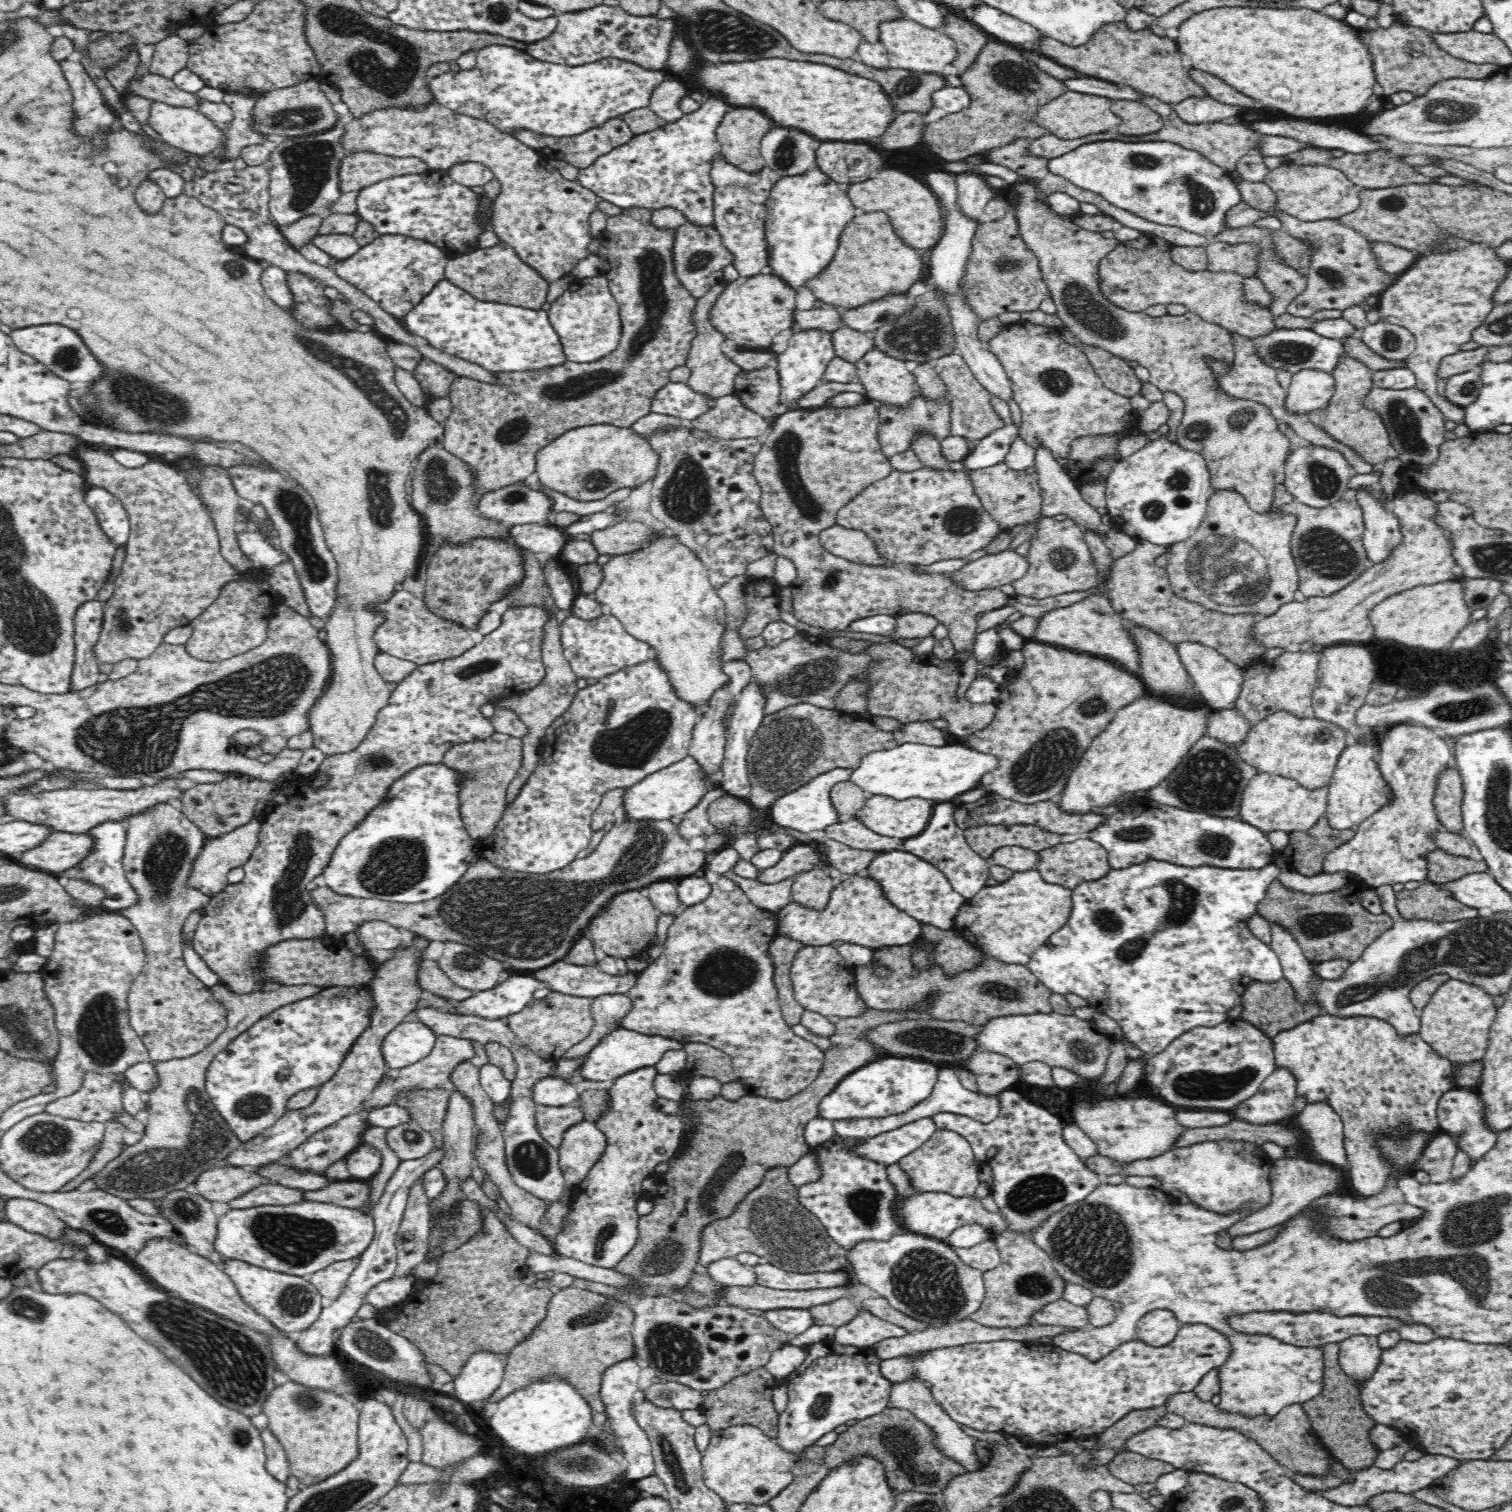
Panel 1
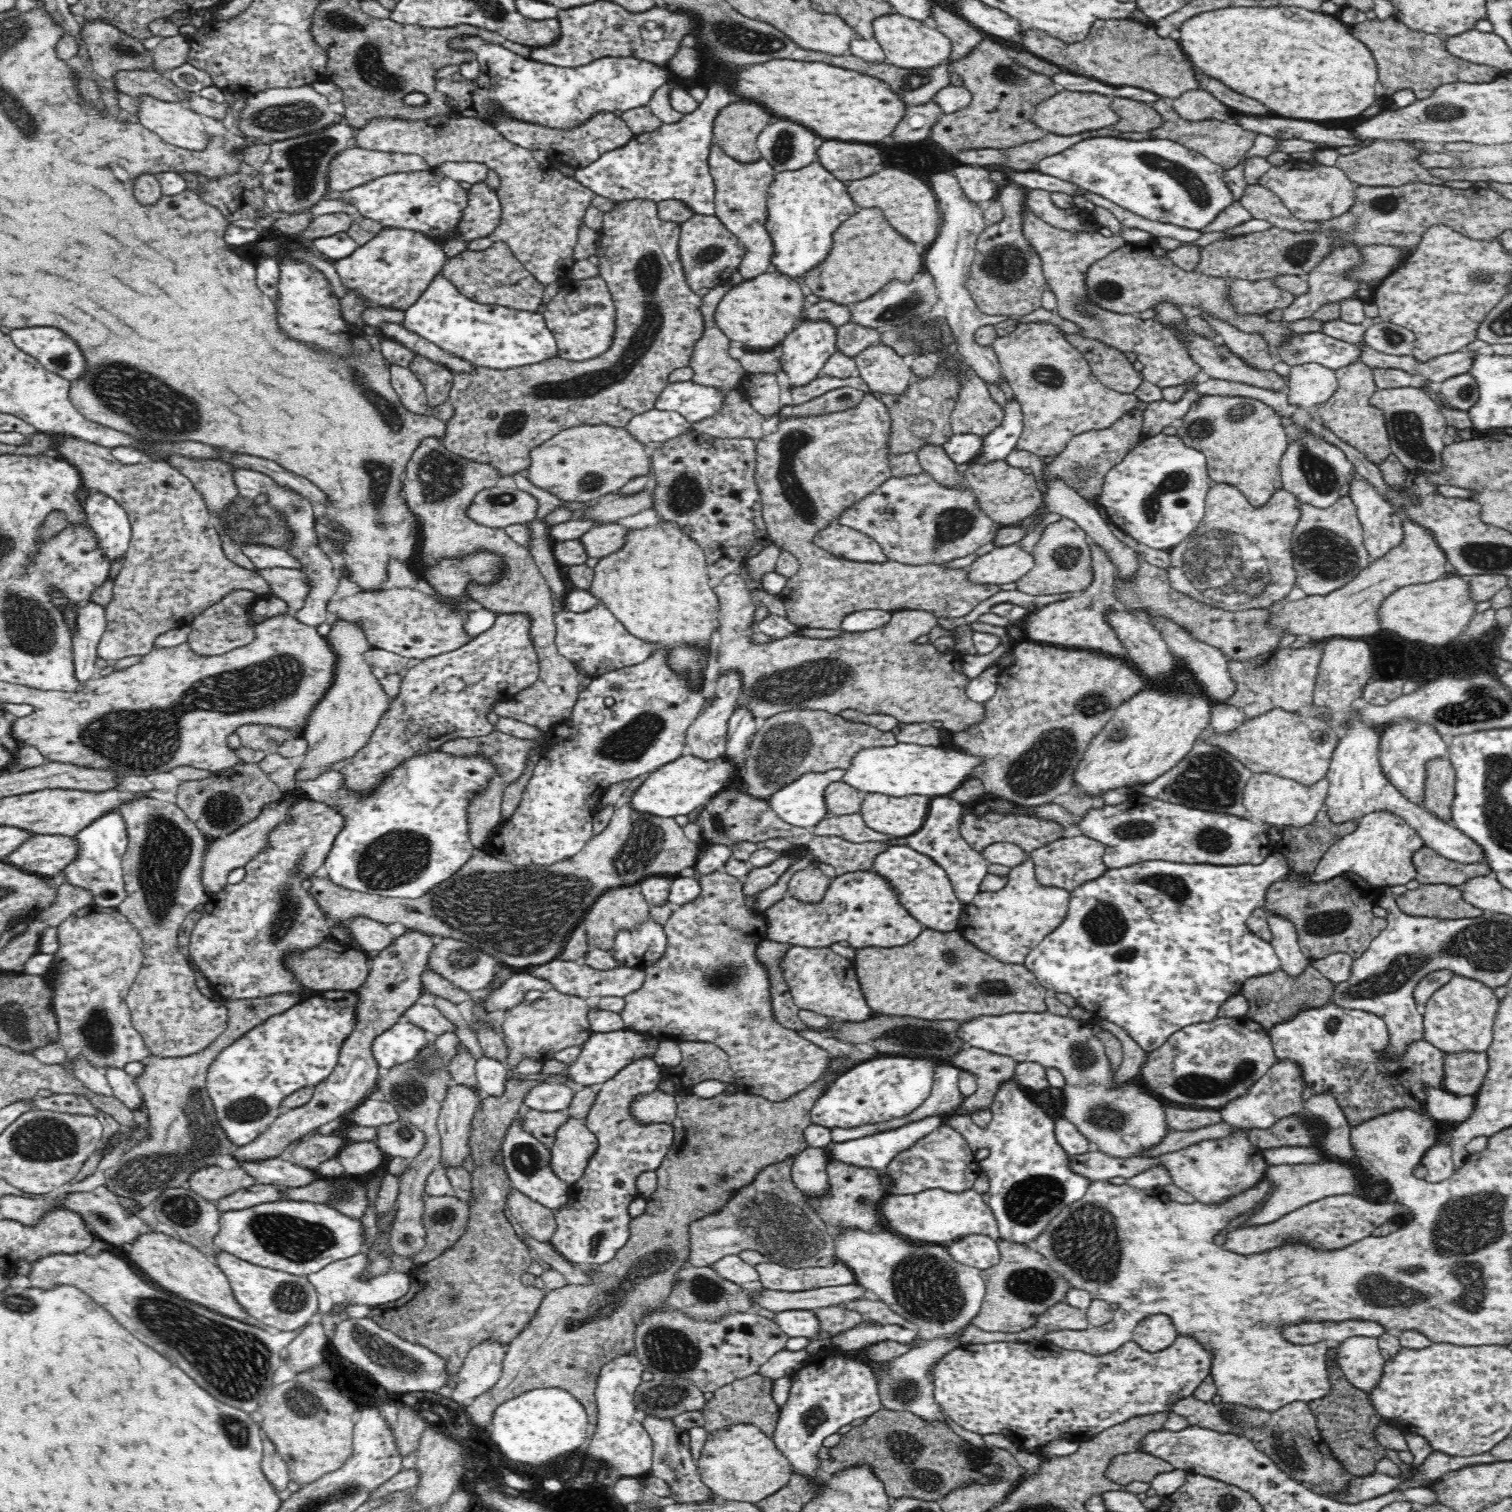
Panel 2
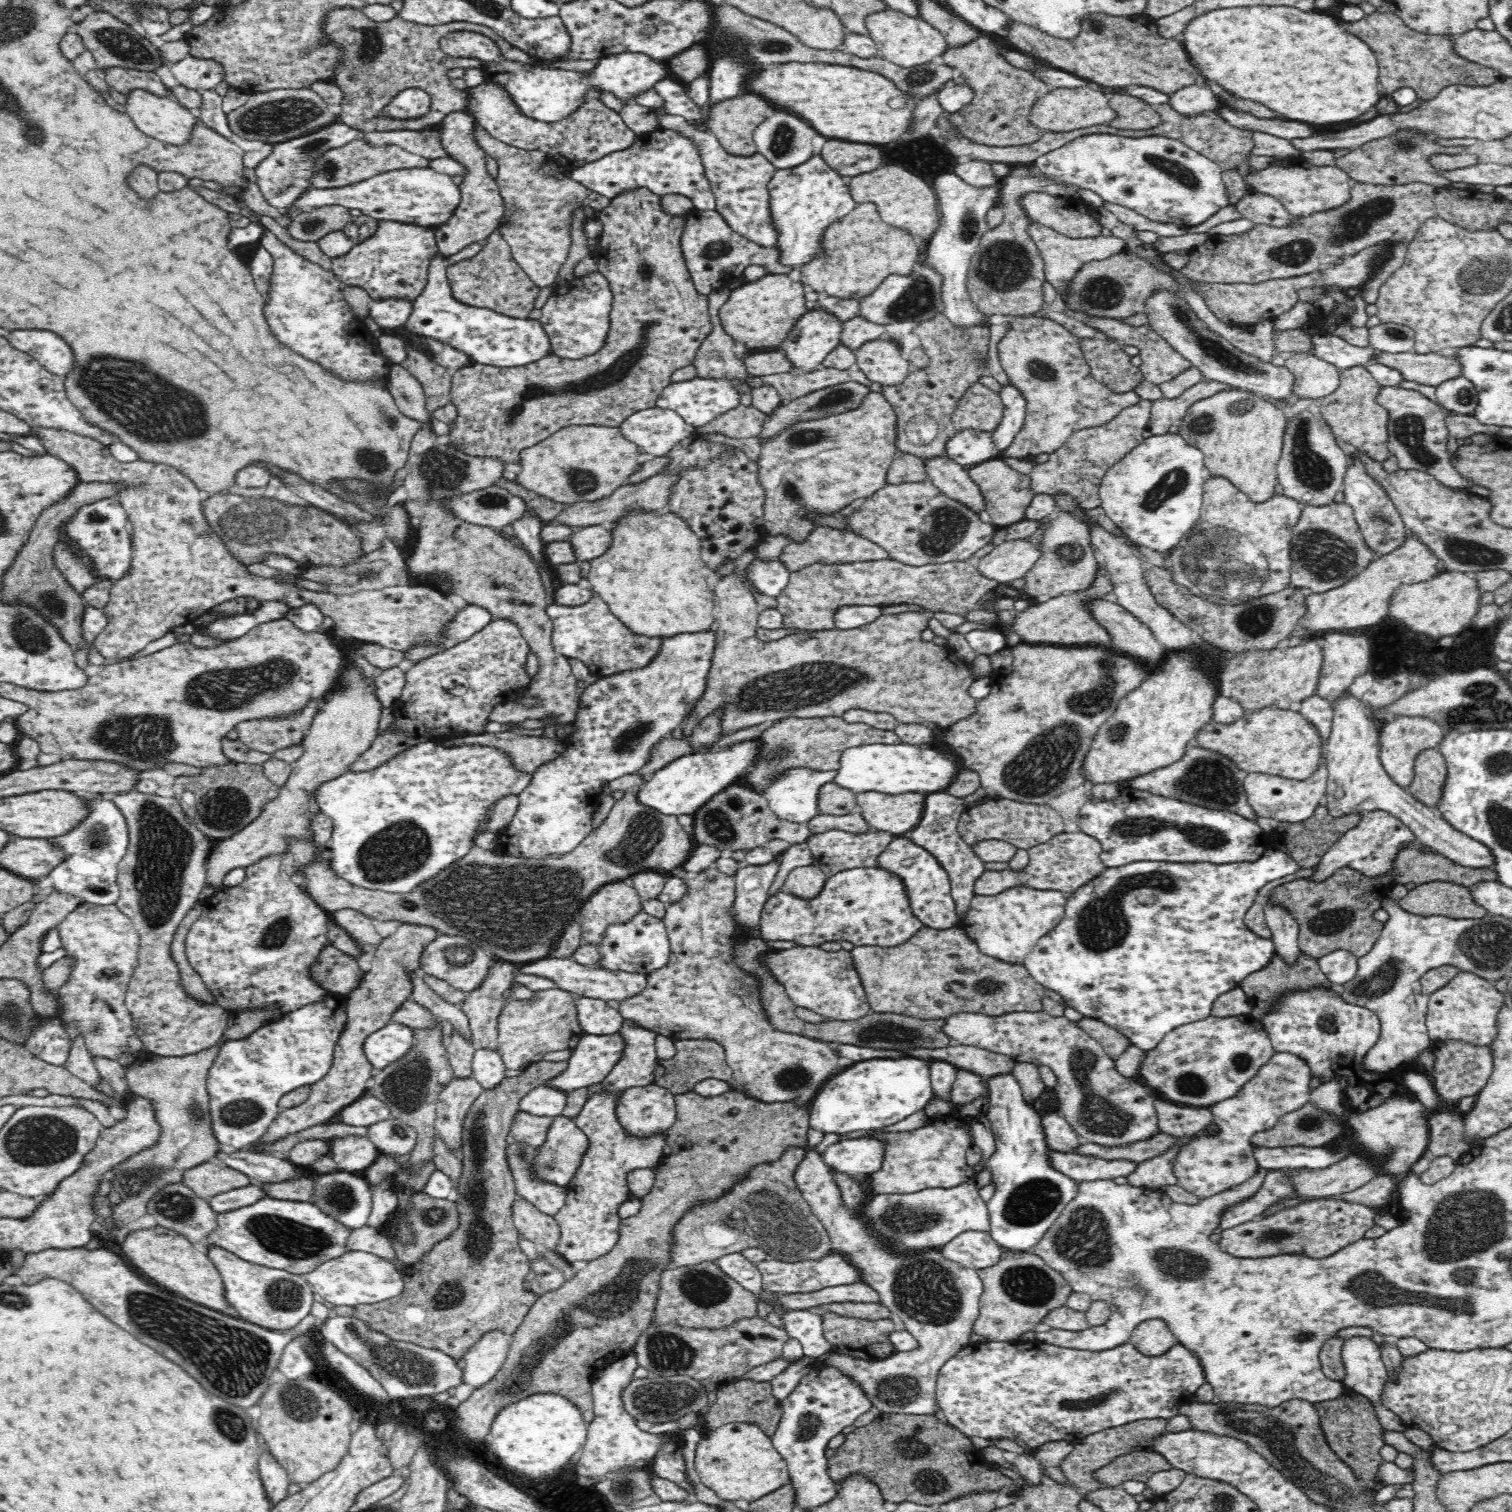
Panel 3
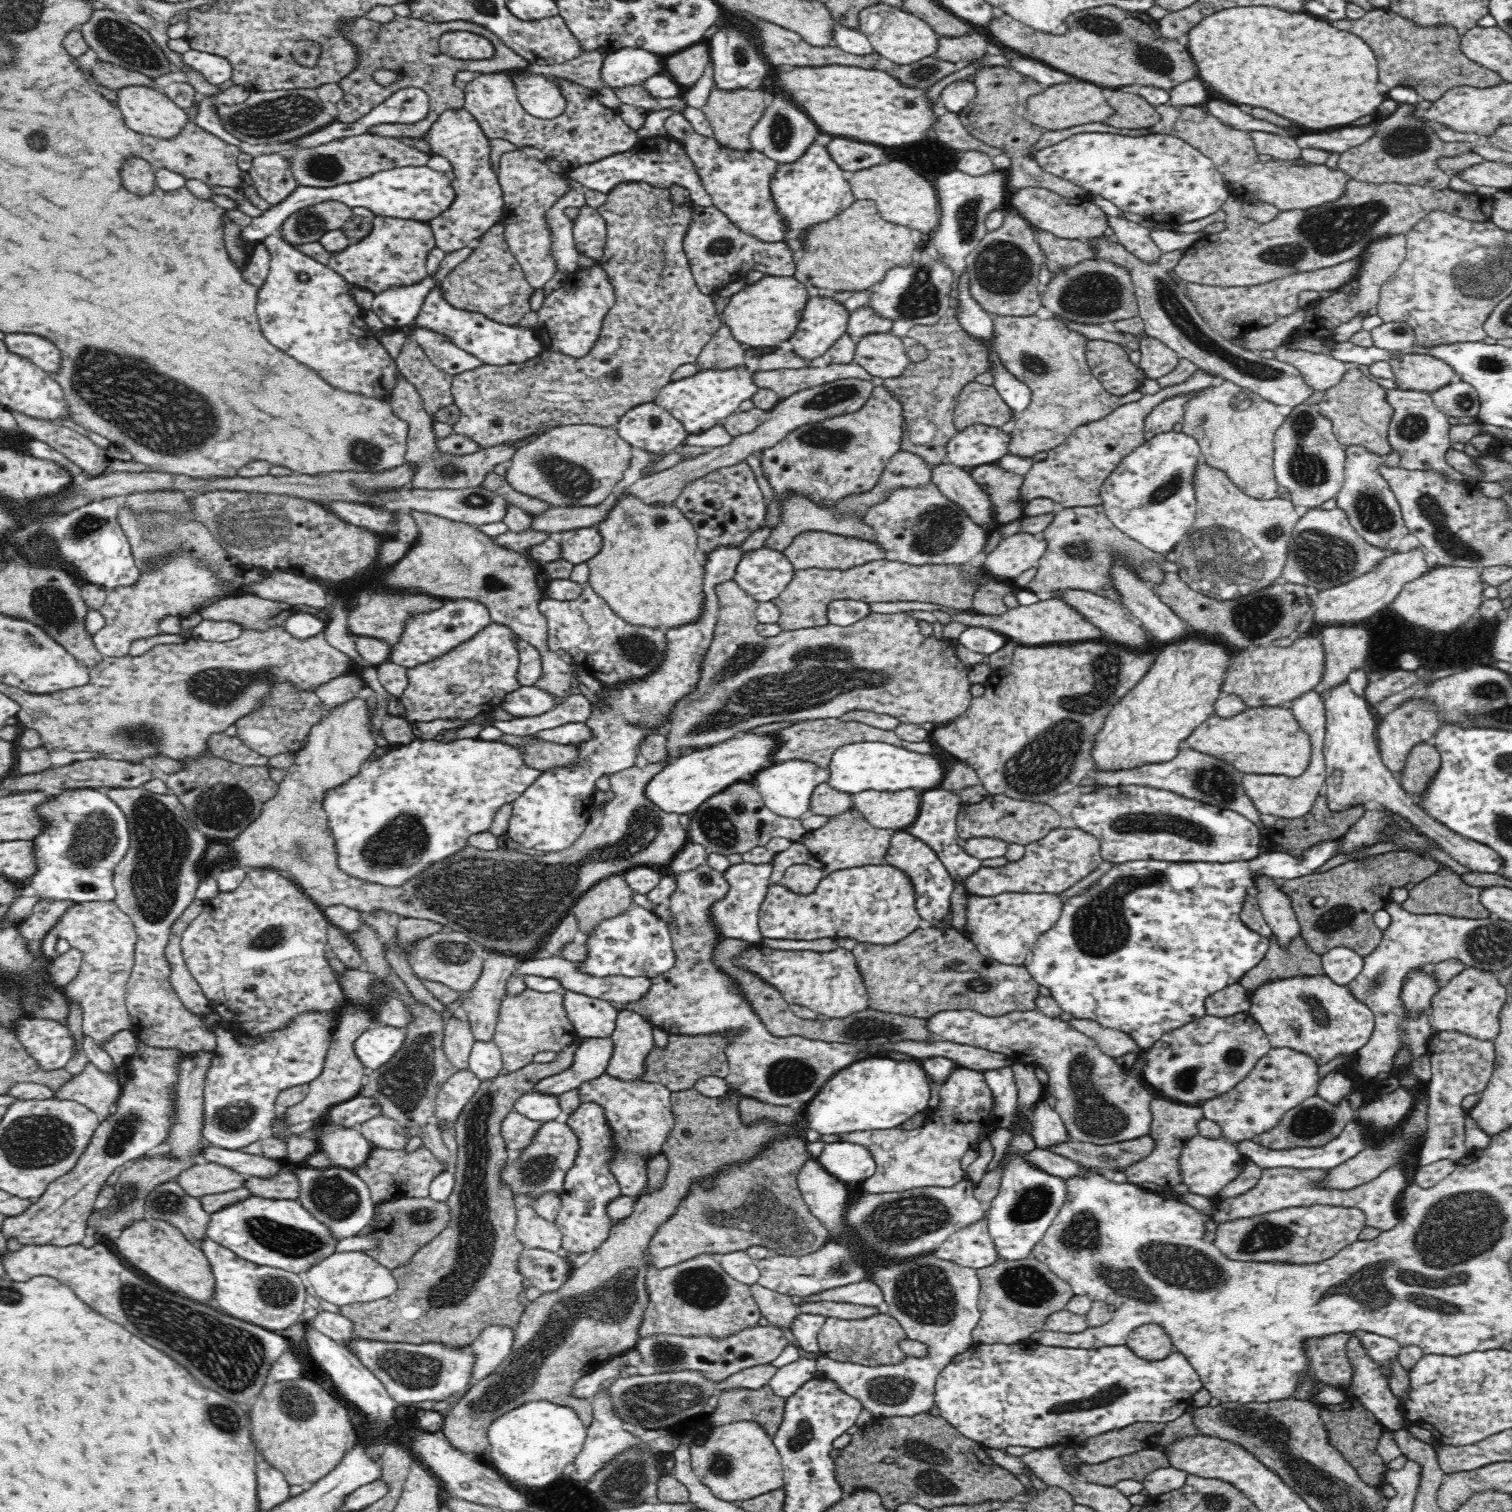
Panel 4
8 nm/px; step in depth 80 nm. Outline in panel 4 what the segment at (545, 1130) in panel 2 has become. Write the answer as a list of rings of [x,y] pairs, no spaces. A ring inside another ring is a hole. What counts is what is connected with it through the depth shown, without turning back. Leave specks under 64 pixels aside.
[[[516,1110],[509,1112],[501,1126],[506,1148],[512,1154],[525,1149],[529,1144],[532,1144],[538,1129],[543,1124],[544,1122],[541,1120],[526,1118],[526,1115],[520,1114]]]

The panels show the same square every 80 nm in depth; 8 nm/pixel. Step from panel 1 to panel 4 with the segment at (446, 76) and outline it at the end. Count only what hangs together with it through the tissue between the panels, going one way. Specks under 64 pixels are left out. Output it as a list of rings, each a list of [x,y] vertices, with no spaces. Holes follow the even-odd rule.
[[[468,31],[442,33],[439,49],[449,57],[462,60],[484,60],[494,56],[494,45],[482,35]],[[621,48],[608,53],[600,68],[605,87],[613,90],[642,86],[650,77],[665,70],[663,58],[638,48]],[[527,69],[508,70],[504,71],[503,74],[511,78],[511,82],[516,87],[518,101],[520,101],[520,104],[528,114],[547,121],[564,114],[567,102],[561,87],[564,82],[572,83],[570,78],[559,78],[559,76],[550,74],[530,72]]]

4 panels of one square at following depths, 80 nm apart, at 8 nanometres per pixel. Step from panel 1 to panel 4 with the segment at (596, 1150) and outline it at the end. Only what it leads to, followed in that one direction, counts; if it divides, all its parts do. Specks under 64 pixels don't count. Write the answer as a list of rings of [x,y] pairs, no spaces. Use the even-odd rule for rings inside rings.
[[[550,1120],[545,1122],[536,1133],[532,1144],[521,1150],[519,1155],[511,1157],[505,1169],[501,1172],[501,1179],[509,1184],[515,1194],[518,1204],[523,1203],[524,1192],[542,1194],[553,1190],[562,1193],[566,1173],[574,1166],[580,1150],[579,1136],[570,1128],[568,1122]]]

